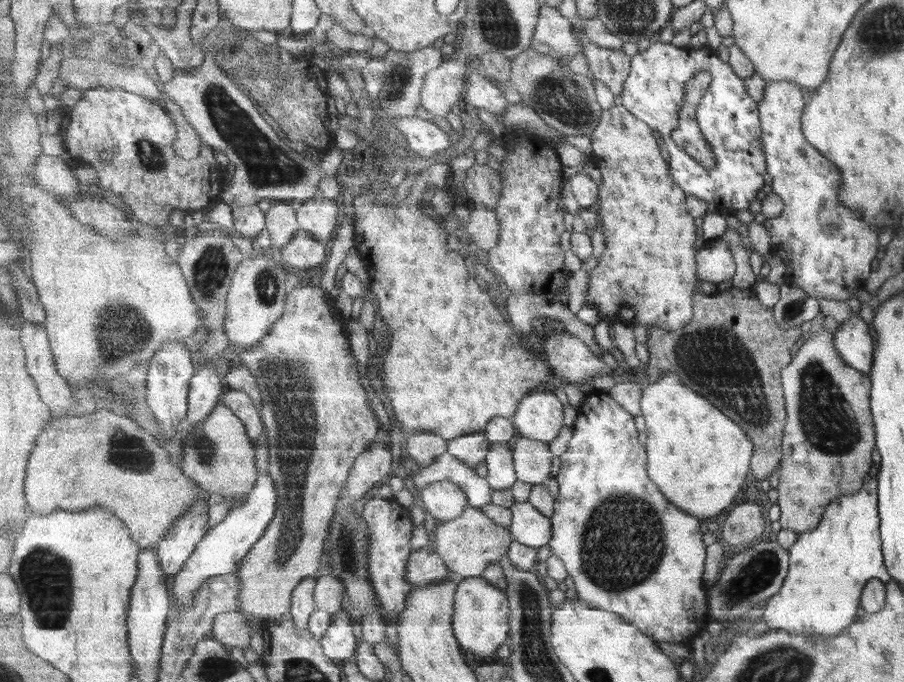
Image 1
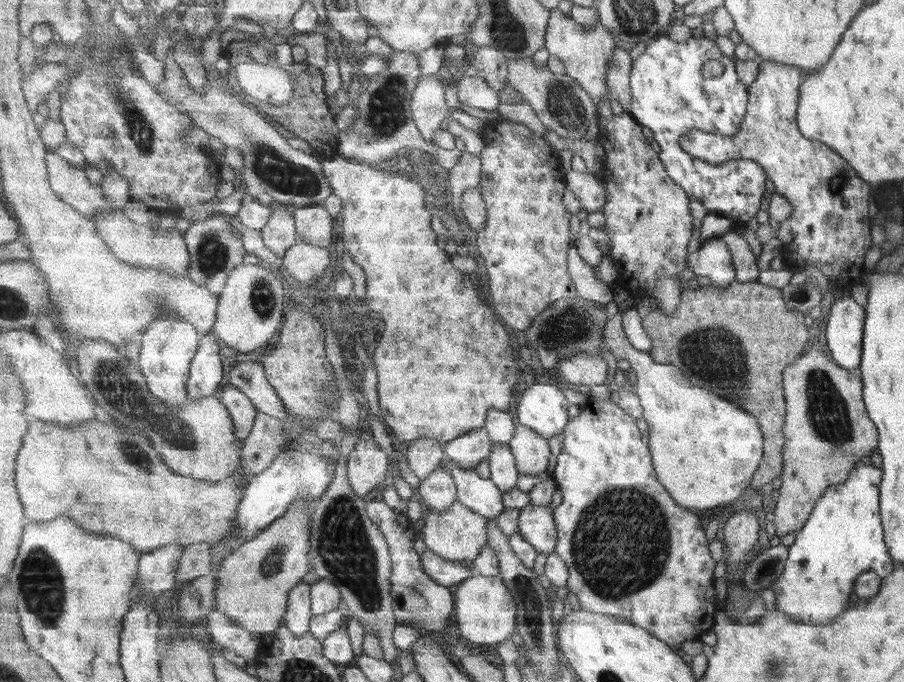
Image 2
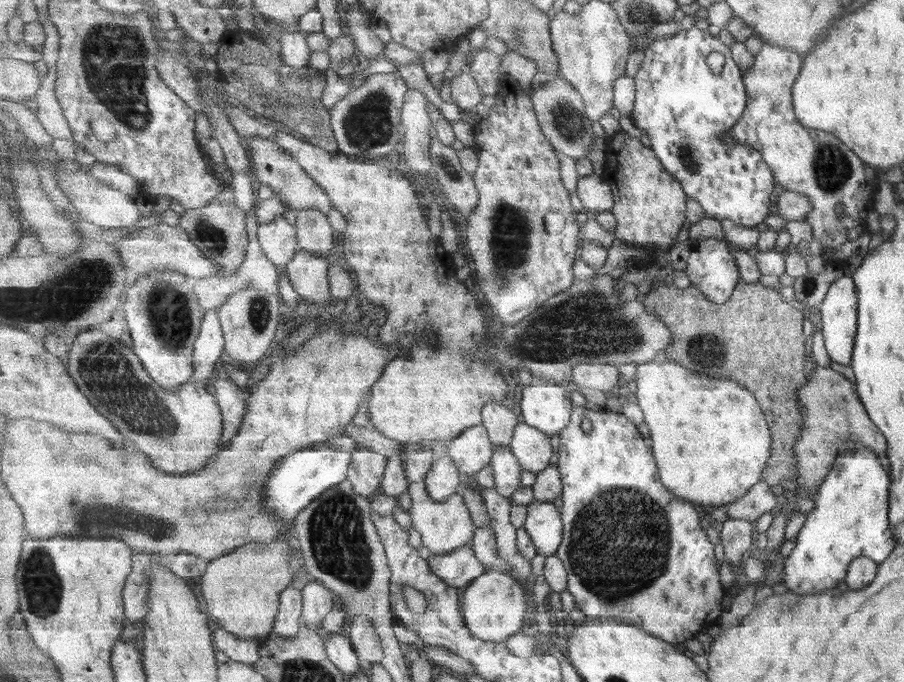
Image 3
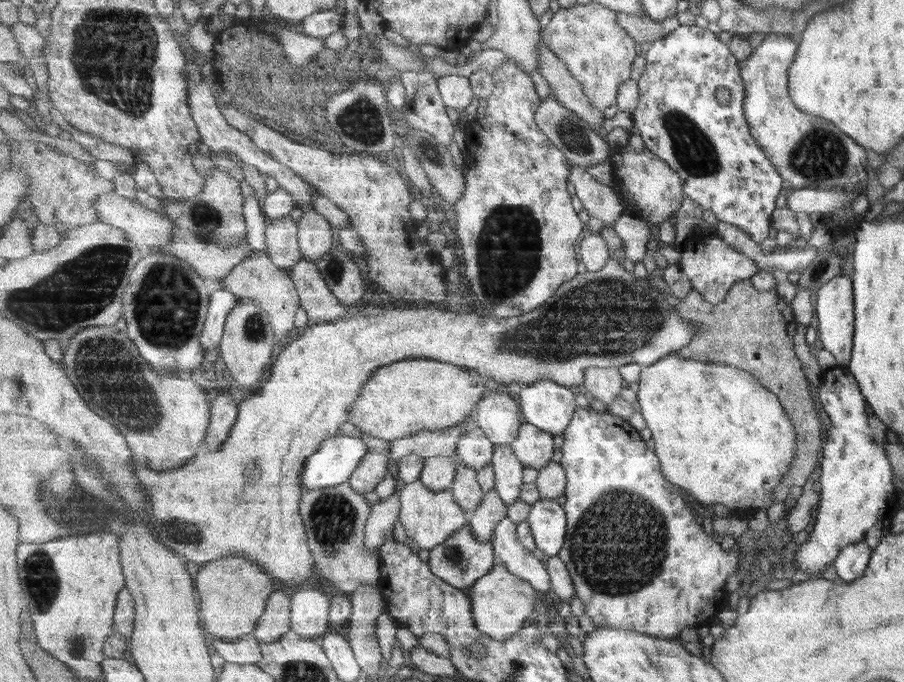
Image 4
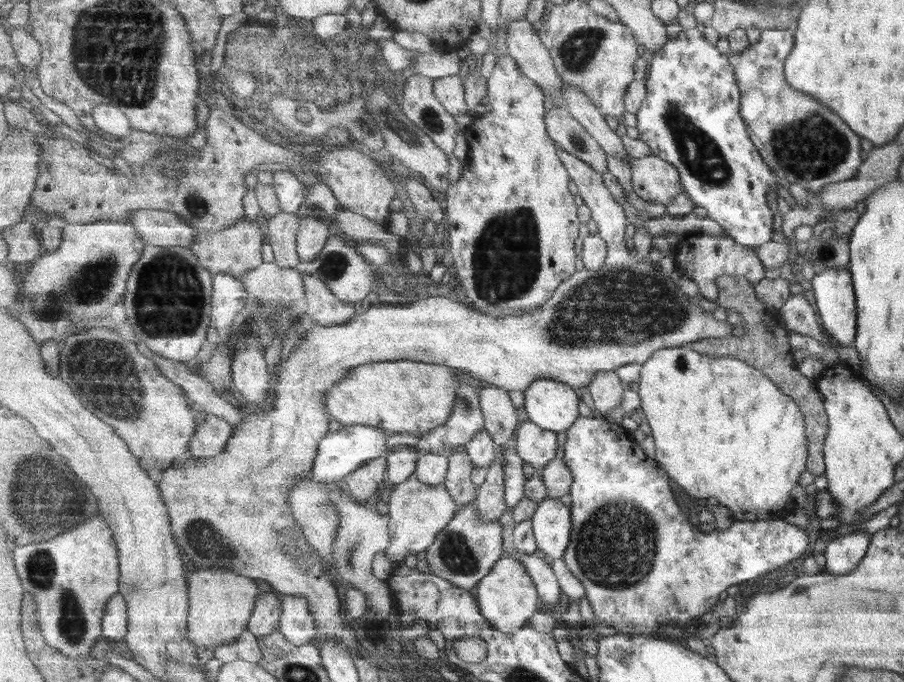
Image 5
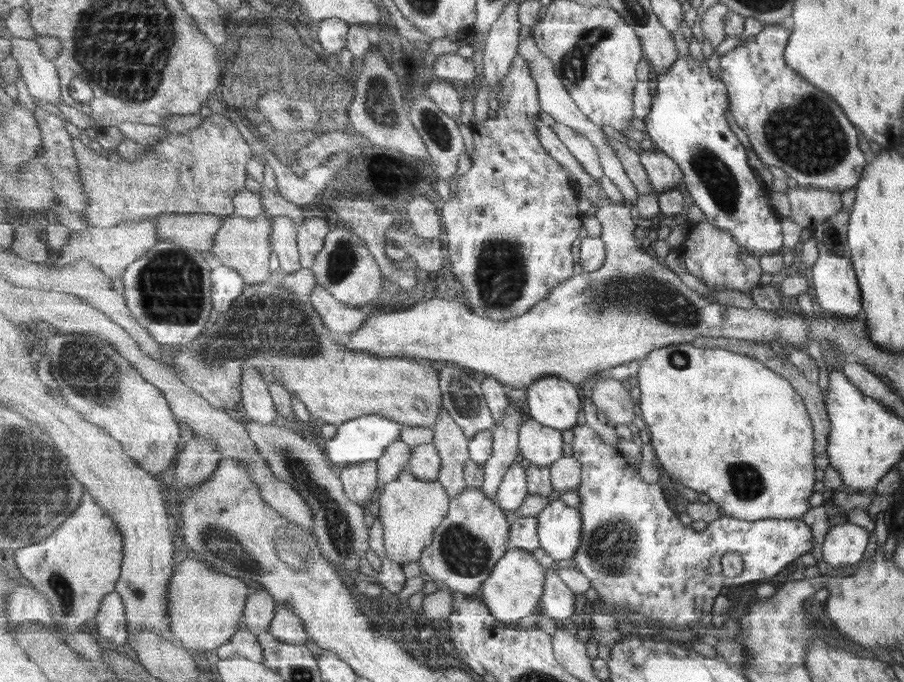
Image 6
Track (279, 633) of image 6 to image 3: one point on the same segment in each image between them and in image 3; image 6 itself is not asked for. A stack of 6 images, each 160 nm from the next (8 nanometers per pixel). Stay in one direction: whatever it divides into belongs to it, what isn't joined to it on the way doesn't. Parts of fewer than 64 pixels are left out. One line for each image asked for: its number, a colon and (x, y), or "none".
3: (318, 601)
4: (310, 608)
5: (298, 624)

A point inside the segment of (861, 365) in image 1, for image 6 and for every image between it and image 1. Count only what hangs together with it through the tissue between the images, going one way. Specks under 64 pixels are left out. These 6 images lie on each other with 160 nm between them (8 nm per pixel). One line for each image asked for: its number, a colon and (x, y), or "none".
2: (843, 327)
3: (837, 309)
4: (834, 303)
5: (832, 289)
6: (832, 277)

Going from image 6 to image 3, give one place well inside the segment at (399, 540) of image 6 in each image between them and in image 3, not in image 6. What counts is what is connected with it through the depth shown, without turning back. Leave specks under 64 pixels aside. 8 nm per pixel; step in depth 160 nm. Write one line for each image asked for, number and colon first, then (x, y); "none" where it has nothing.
3: (445, 526)
4: (429, 518)
5: (418, 512)

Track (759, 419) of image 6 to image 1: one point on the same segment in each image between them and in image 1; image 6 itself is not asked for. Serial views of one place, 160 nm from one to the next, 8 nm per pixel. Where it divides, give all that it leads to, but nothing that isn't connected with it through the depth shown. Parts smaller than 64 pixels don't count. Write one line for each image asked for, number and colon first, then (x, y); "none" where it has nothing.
1: (699, 457)
2: (706, 450)
3: (711, 441)
4: (718, 433)
5: (722, 429)

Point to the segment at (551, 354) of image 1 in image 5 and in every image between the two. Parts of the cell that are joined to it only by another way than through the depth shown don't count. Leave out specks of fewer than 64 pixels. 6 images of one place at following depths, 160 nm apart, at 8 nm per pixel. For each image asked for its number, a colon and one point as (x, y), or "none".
2: (584, 369)
3: (604, 377)
4: (605, 384)
5: (607, 389)

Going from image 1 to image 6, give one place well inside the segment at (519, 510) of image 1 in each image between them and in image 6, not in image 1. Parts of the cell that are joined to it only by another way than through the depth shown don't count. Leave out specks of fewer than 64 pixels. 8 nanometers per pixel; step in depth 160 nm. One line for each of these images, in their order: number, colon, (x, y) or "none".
2: (537, 524)
3: (545, 525)
4: (549, 522)
5: (553, 521)
6: (560, 527)

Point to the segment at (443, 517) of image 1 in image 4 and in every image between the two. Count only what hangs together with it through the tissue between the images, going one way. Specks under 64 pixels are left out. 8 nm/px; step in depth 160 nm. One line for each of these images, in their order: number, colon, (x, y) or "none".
2: (439, 491)
3: (444, 479)
4: (439, 473)

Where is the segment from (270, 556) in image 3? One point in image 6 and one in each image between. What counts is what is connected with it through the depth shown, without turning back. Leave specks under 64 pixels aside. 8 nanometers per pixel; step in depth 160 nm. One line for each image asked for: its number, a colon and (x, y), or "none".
4: (234, 592)
5: (222, 602)
6: (207, 607)

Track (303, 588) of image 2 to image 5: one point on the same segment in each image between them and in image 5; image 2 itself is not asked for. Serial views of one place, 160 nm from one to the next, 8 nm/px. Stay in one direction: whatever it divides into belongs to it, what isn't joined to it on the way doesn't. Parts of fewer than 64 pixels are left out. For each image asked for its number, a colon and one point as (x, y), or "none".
3: (289, 620)
4: (276, 622)
5: (265, 620)

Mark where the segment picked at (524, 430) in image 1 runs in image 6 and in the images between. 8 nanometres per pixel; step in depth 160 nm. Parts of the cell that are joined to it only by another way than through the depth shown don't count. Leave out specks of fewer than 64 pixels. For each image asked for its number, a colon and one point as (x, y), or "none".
2: (543, 406)
3: (548, 407)
4: (548, 405)
5: (552, 404)
6: (555, 402)

